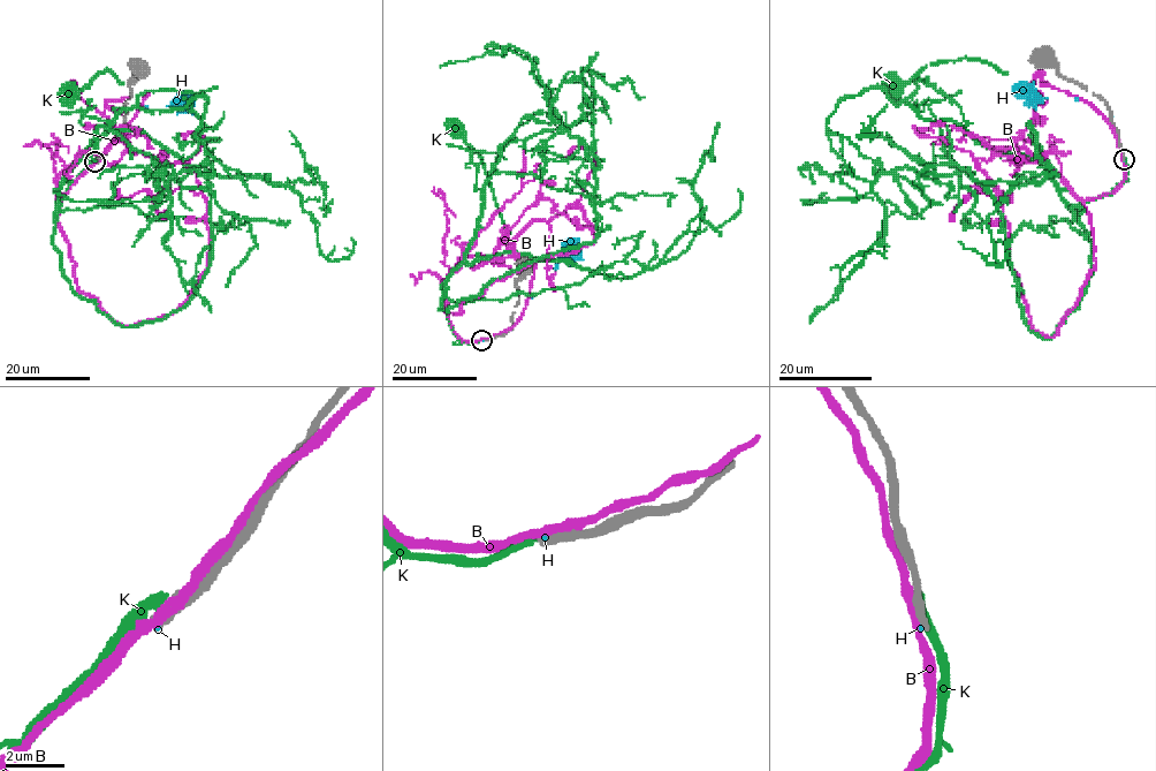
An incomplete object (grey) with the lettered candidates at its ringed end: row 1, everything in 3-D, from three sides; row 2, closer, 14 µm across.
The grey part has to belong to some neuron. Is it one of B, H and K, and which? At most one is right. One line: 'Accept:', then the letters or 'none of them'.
Accept: none of them

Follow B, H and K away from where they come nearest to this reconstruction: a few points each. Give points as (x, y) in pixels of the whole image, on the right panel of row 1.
B: (1122, 155), (1124, 180), (1084, 203), (1095, 266), (1047, 337), (976, 167), (1035, 119), (1032, 87), (1047, 82)
H: (1124, 159), (1111, 115), (1074, 98), (1040, 97), (1028, 87), (1025, 89)
K: (1123, 157), (1126, 179), (1073, 210), (1035, 159), (982, 145), (953, 121), (927, 120), (891, 88)

